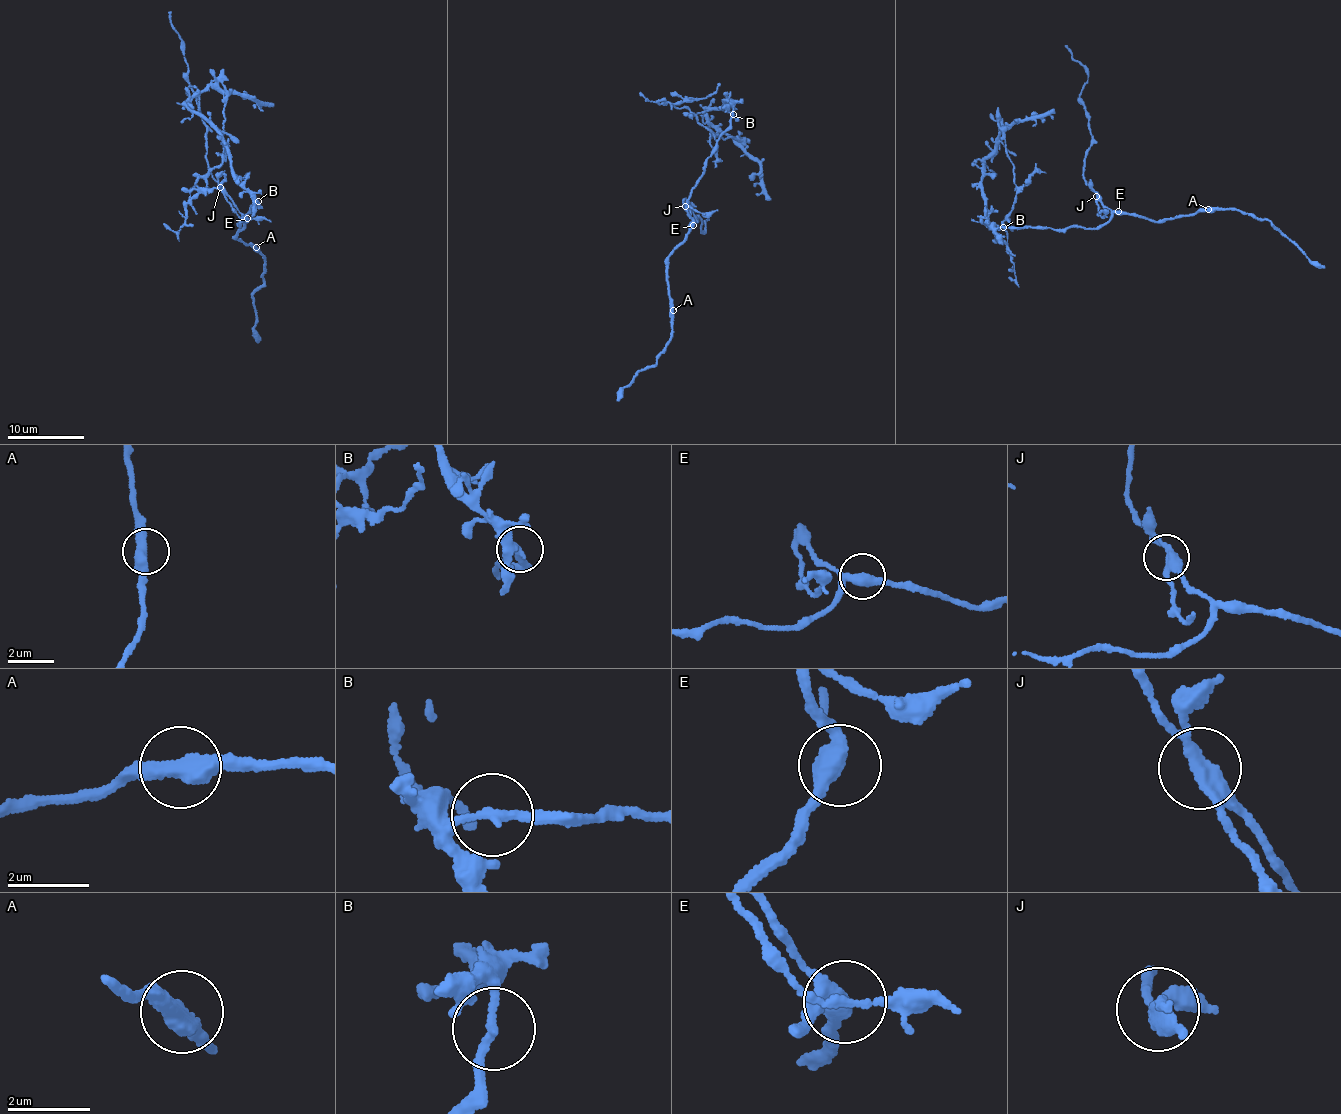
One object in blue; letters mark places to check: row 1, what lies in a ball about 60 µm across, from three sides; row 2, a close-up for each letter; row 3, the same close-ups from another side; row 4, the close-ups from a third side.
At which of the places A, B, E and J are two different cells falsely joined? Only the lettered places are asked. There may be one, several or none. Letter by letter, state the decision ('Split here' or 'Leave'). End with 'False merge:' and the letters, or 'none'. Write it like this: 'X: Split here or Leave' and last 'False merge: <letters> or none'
A: Leave
B: Split here
E: Leave
J: Split here
False merge: B, J

